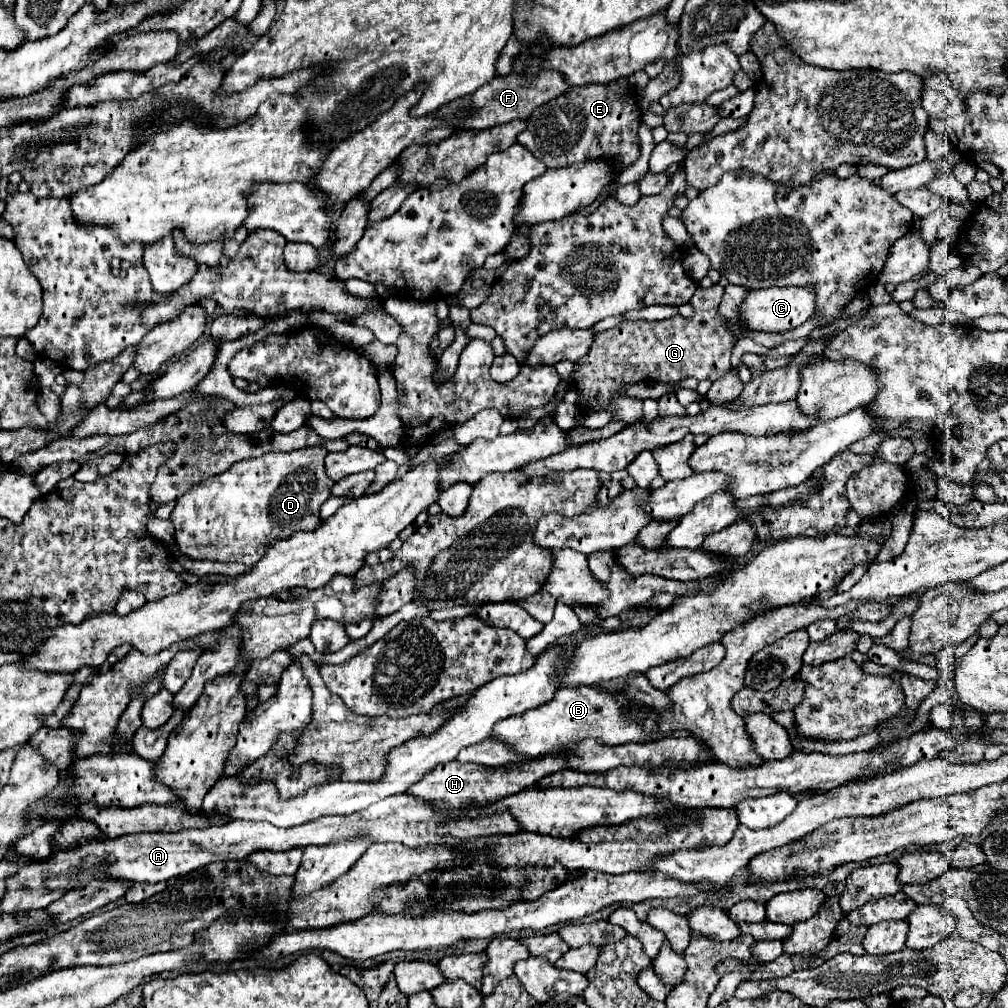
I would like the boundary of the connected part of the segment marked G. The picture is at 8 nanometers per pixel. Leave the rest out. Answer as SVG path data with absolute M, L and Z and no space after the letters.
M712 285L710 289L698 287L694 297L690 299L690 305L694 309L692 317L674 315L674 317L662 319L662 321L624 321L614 329L596 333L590 353L586 357L582 357L582 361L576 363L576 377L578 377L576 389L582 395L580 407L588 407L590 411L610 411L616 405L614 419L622 419L622 421L626 421L626 425L632 425L634 421L638 421L643 416L642 402L635 402L629 397L622 397L616 403L610 401L610 395L616 389L620 389L624 383L640 383L640 381L668 381L670 383L670 381L680 381L686 377L694 377L698 381L702 381L702 379L716 381L722 375L726 375L732 367L730 351L734 347L734 337L726 331L724 319L716 311L722 295L724 295L724 287L720 287L720 285Z

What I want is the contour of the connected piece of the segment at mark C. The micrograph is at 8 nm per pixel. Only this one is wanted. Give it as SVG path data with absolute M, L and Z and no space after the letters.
M768 287L750 291L742 303L740 319L752 331L766 331L766 333L786 333L802 325L814 313L814 289L802 287Z

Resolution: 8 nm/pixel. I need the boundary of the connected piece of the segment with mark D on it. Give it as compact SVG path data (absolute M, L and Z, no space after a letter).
M304 447L294 453L266 453L262 457L240 461L232 465L226 473L218 477L208 477L202 485L194 485L190 493L182 495L176 501L172 521L176 527L176 543L182 553L192 559L208 559L208 561L222 561L222 563L246 563L254 565L266 553L268 545L274 541L290 537L296 531L314 531L322 525L318 515L320 505L330 499L330 489L334 481L326 477L324 469L324 447Z

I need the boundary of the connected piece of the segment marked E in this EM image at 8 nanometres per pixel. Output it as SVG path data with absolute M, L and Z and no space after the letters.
M618 79L608 85L582 85L578 89L570 89L536 109L528 117L528 129L518 135L518 143L544 161L546 167L568 167L602 155L624 157L618 163L620 167L626 167L636 161L638 125L640 109L636 107L632 89L626 79Z

